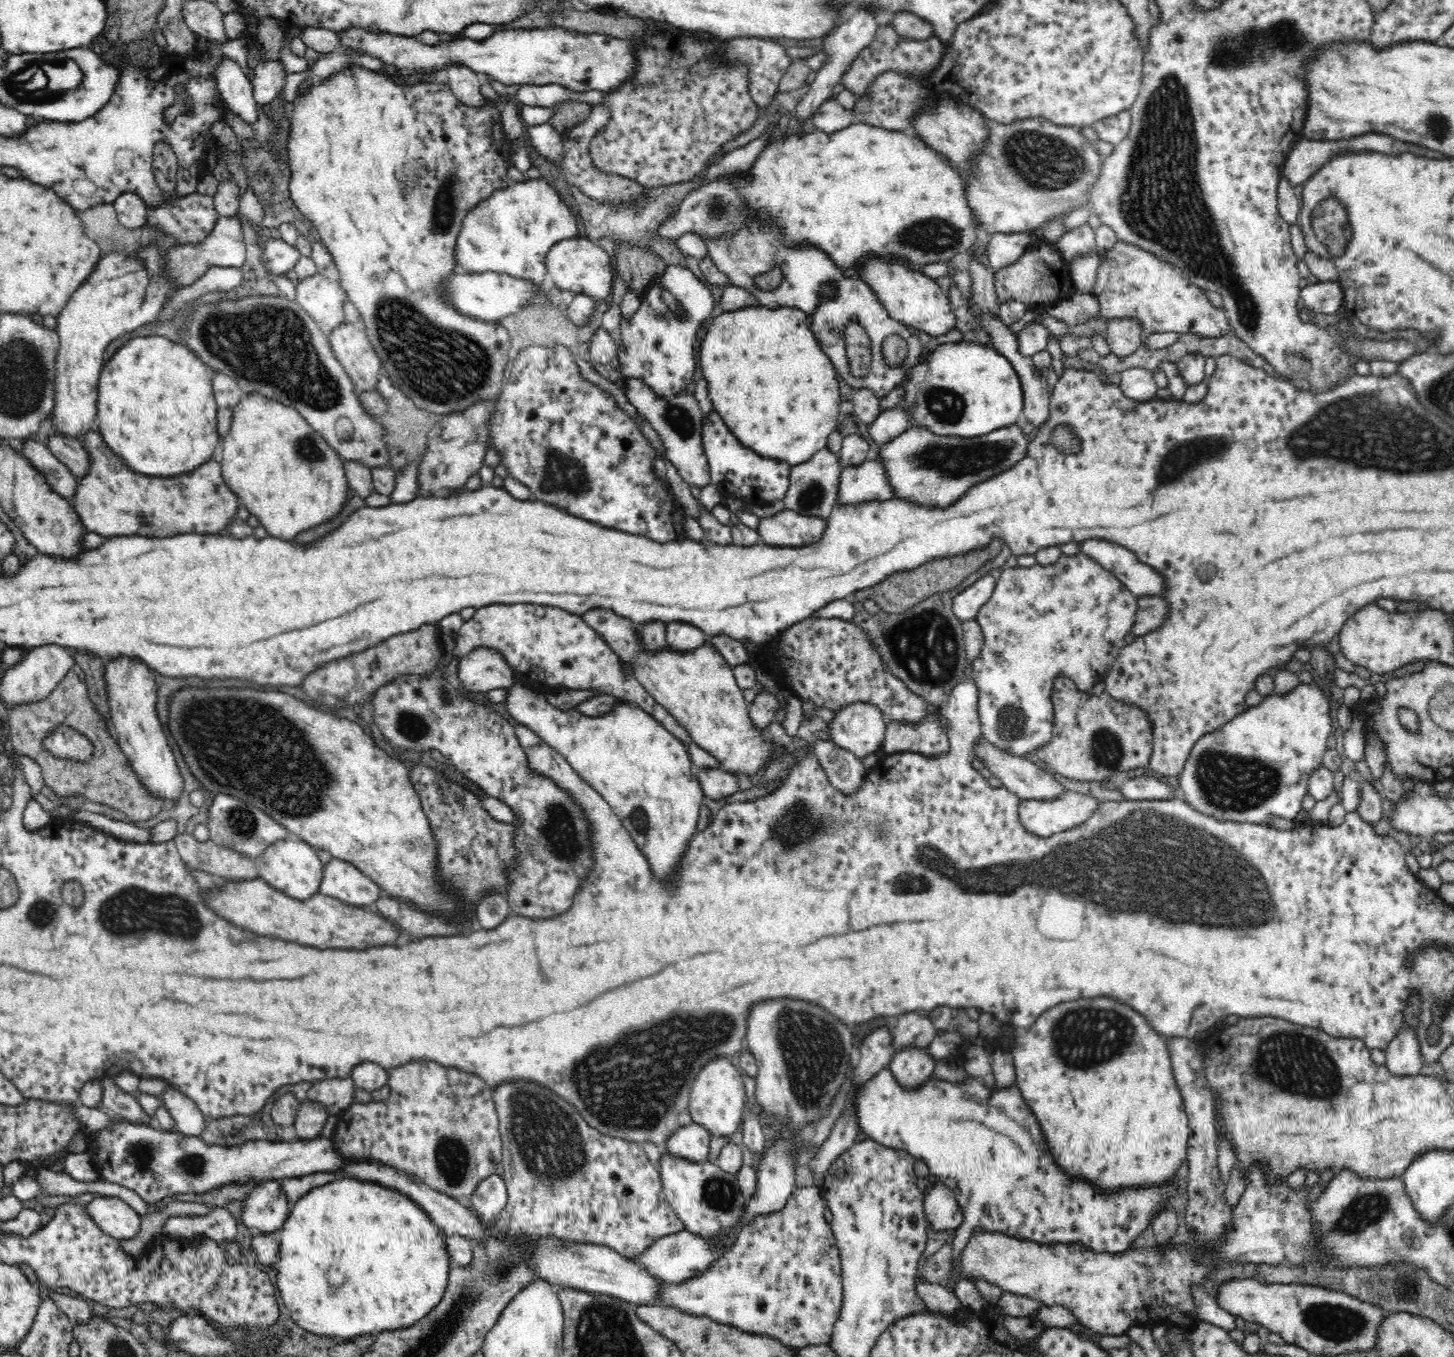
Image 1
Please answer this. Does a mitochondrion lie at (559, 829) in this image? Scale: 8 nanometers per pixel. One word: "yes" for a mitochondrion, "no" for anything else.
yes

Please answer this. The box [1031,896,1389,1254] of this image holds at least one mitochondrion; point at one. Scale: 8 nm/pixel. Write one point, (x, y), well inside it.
(1287, 1061)

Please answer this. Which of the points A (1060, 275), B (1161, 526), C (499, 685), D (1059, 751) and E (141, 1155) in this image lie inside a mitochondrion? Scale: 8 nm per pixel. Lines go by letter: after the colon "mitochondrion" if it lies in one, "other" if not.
A: other
B: other
C: other
D: other
E: mitochondrion

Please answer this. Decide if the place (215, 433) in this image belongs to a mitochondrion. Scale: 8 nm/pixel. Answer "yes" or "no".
no

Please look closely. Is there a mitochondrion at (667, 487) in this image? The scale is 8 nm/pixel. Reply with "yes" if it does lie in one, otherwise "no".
no

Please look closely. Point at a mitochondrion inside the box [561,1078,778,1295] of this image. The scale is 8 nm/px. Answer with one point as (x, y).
(718, 1193)

